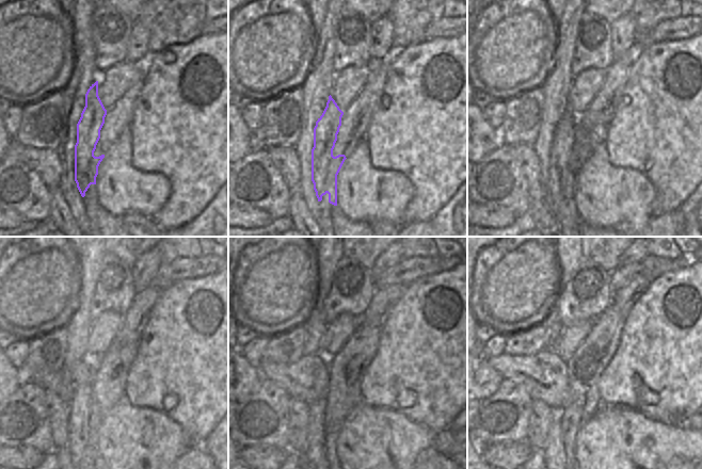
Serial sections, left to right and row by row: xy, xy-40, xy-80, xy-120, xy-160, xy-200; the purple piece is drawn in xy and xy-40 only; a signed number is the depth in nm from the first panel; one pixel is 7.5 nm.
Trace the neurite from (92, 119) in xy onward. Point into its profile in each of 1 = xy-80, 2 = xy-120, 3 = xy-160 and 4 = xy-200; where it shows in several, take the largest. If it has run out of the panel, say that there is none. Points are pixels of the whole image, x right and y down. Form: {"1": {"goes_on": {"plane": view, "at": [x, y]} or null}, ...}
{"1": {"goes_on": {"plane": "xy-80", "at": [563, 167]}}, "2": {"goes_on": {"plane": "xy-120", "at": [78, 430]}}, "3": {"goes_on": {"plane": "xy-160", "at": [314, 453]}}, "4": {"goes_on": {"plane": "xy-200", "at": [554, 453]}}}

